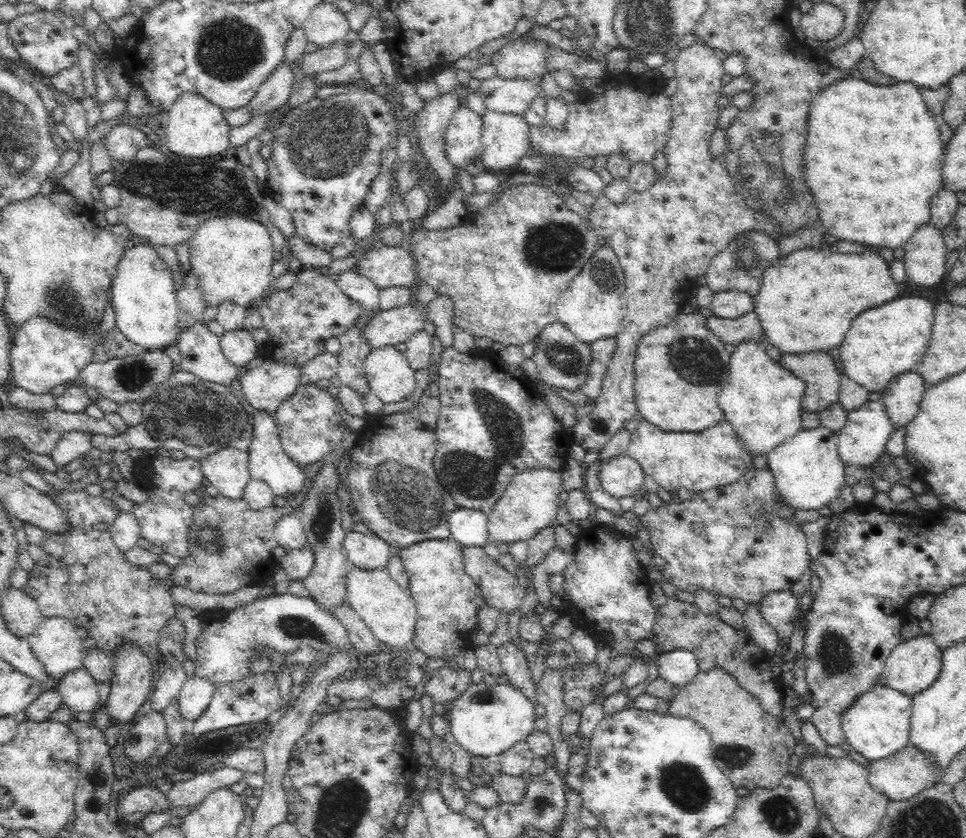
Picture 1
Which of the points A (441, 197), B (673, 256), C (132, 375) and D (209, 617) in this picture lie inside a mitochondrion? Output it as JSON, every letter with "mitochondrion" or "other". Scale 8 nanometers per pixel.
{"A":"other","B":"other","C":"mitochondrion","D":"other"}

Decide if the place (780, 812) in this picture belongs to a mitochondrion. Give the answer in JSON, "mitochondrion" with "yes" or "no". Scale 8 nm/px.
{"mitochondrion":"yes"}

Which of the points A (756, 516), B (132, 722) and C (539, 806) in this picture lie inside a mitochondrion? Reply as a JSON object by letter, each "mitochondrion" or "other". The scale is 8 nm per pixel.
{"A":"mitochondrion","B":"other","C":"mitochondrion"}

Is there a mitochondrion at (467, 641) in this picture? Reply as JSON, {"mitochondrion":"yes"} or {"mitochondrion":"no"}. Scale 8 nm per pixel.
{"mitochondrion":"no"}

